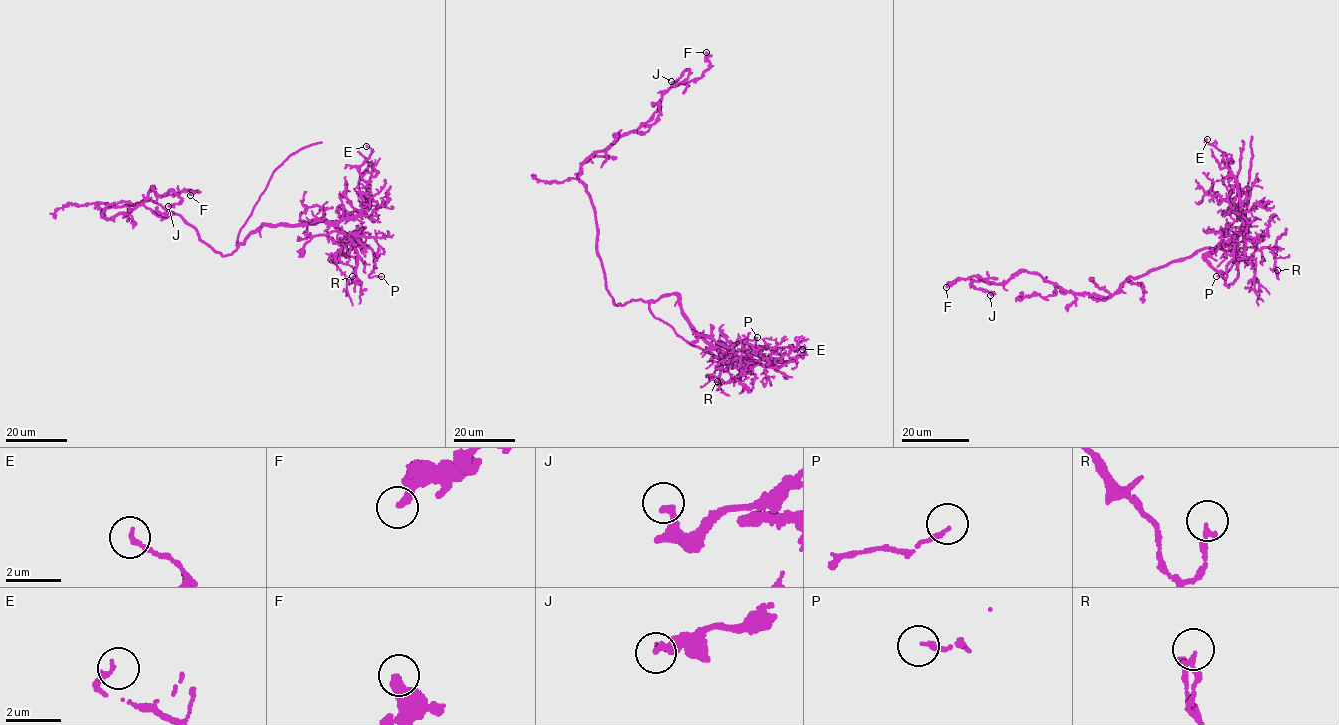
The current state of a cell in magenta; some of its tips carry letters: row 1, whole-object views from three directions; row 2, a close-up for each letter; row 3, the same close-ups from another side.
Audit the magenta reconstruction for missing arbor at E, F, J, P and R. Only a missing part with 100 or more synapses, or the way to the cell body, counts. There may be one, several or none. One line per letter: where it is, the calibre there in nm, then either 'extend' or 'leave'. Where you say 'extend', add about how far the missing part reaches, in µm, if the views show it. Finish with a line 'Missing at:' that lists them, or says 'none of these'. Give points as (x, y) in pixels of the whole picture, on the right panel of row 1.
E: at (1207, 139); 160 nm thick; leave
F: at (946, 287); 340 nm thick; leave
J: at (990, 295); 240 nm thick; leave
P: at (1216, 276); 150 nm thick; leave
R: at (1277, 270); 190 nm thick; leave
Missing at: none of these

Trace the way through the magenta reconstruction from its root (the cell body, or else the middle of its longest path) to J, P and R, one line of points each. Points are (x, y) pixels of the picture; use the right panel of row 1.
J: (1225, 250), (1198, 249), (1130, 277), (1102, 299), (1021, 271), (998, 284), (973, 281), (990, 295)
P: (1225, 250), (1240, 258), (1228, 287), (1205, 259), (1243, 224), (1232, 235), (1227, 275), (1216, 276)
R: (1225, 250), (1240, 258), (1228, 287), (1205, 259), (1242, 223), (1255, 245), (1273, 250), (1277, 278), (1277, 270)

